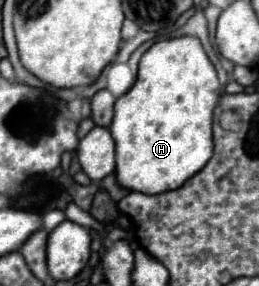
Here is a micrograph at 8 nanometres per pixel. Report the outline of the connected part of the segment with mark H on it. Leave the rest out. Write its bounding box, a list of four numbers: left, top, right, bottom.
[110,37,220,195]

